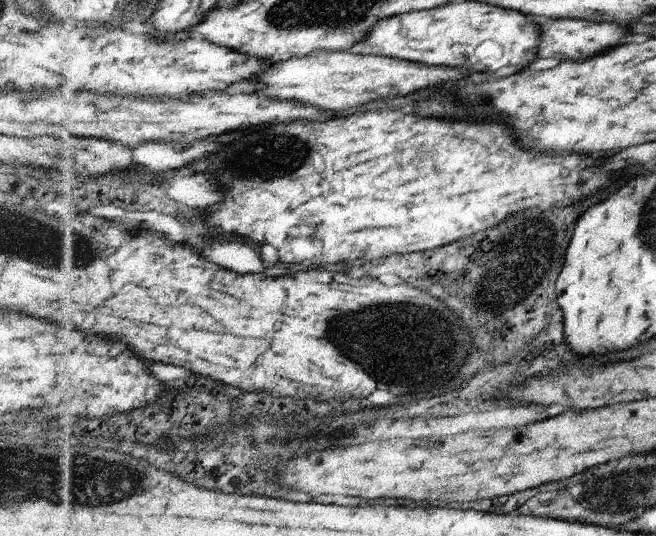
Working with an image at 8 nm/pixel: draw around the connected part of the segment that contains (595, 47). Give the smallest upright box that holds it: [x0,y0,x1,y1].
[536,18,630,60]

